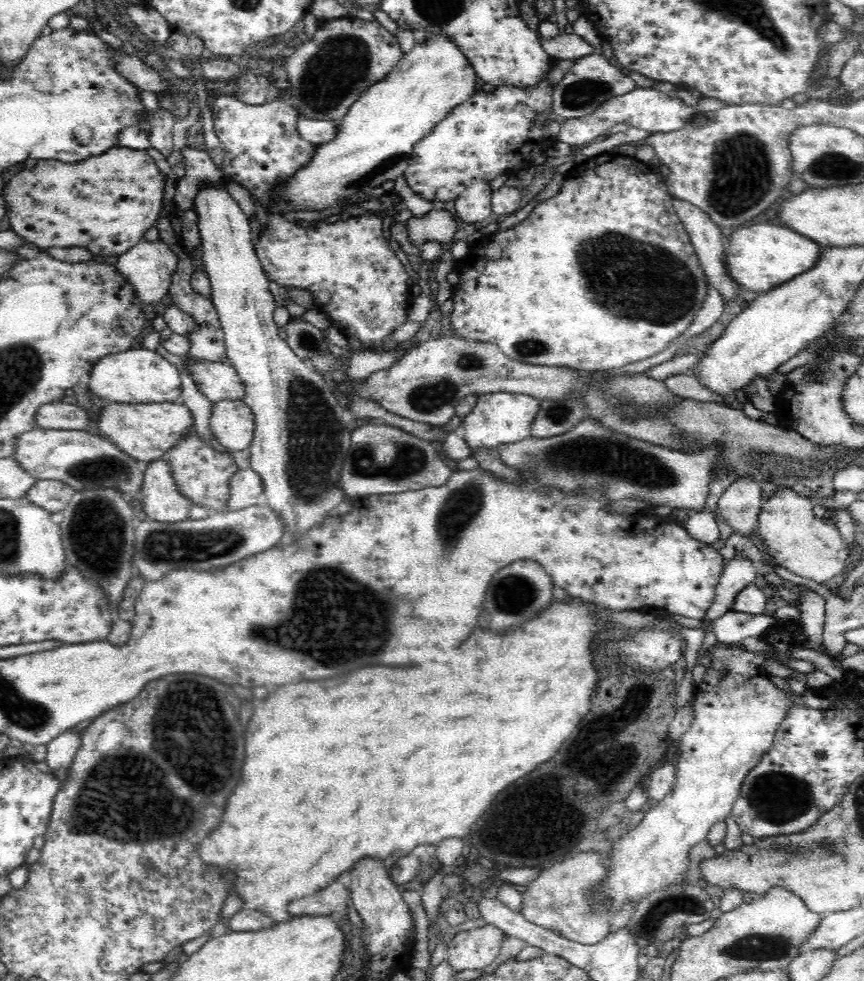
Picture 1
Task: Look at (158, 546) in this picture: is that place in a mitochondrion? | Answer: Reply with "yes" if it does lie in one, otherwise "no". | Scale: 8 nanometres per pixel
yes

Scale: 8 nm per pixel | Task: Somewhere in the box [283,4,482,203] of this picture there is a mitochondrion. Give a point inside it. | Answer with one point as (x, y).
(336, 70)

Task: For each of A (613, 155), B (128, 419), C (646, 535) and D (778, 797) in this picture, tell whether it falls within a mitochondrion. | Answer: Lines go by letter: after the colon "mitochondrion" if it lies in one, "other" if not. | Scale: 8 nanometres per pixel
A: other
B: other
C: other
D: mitochondrion

